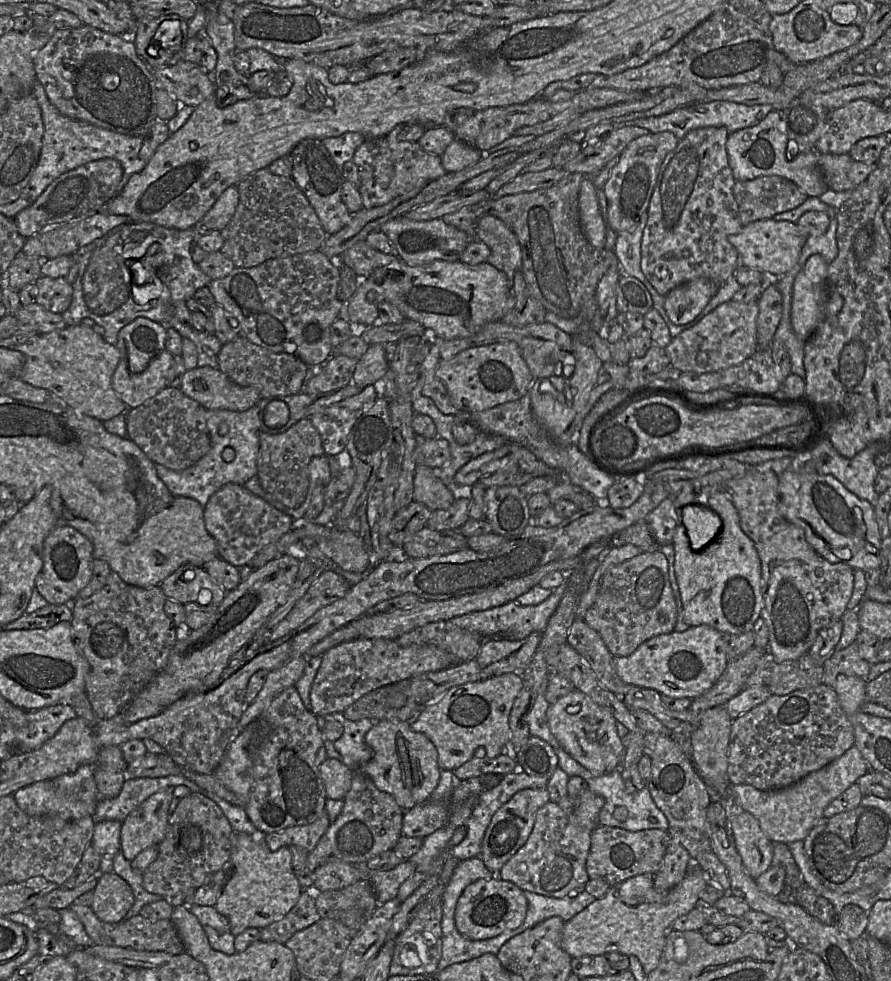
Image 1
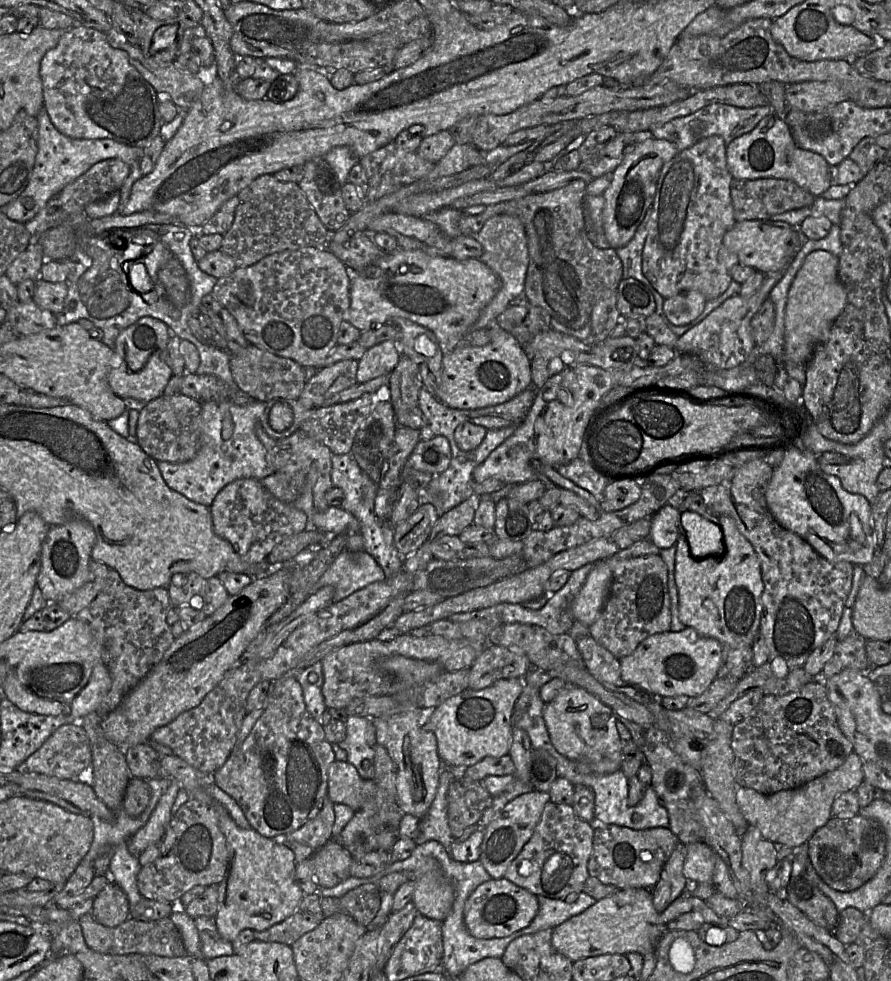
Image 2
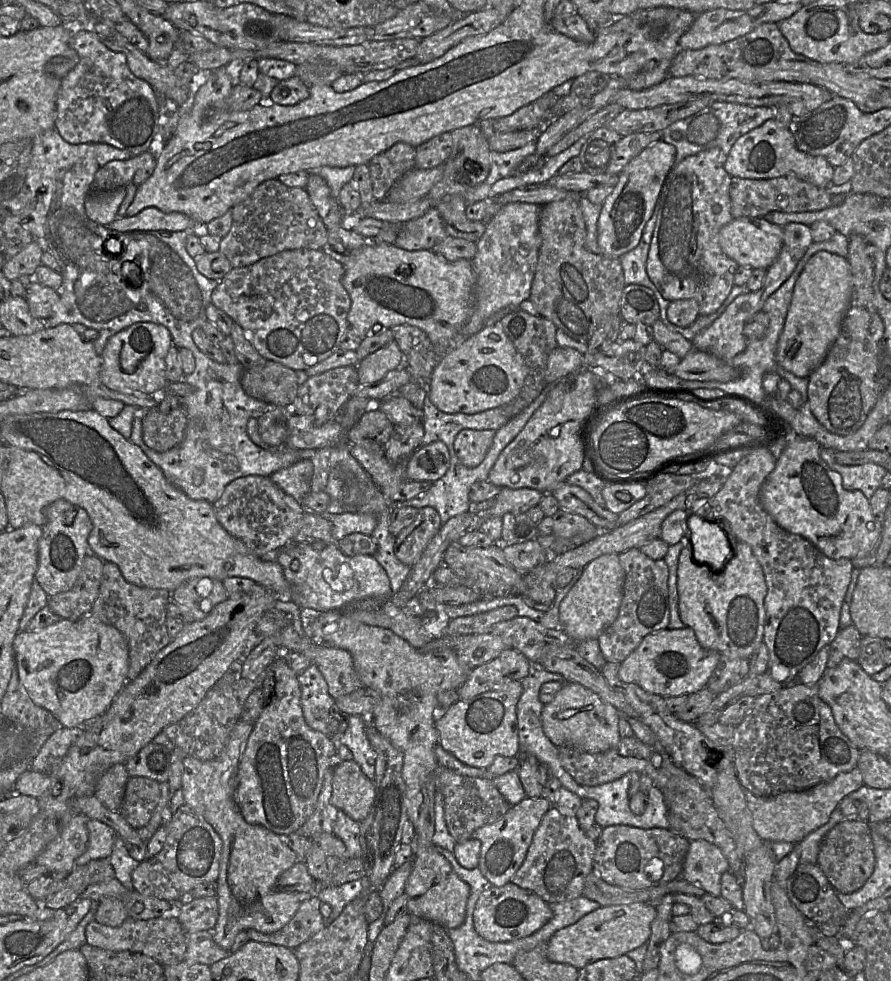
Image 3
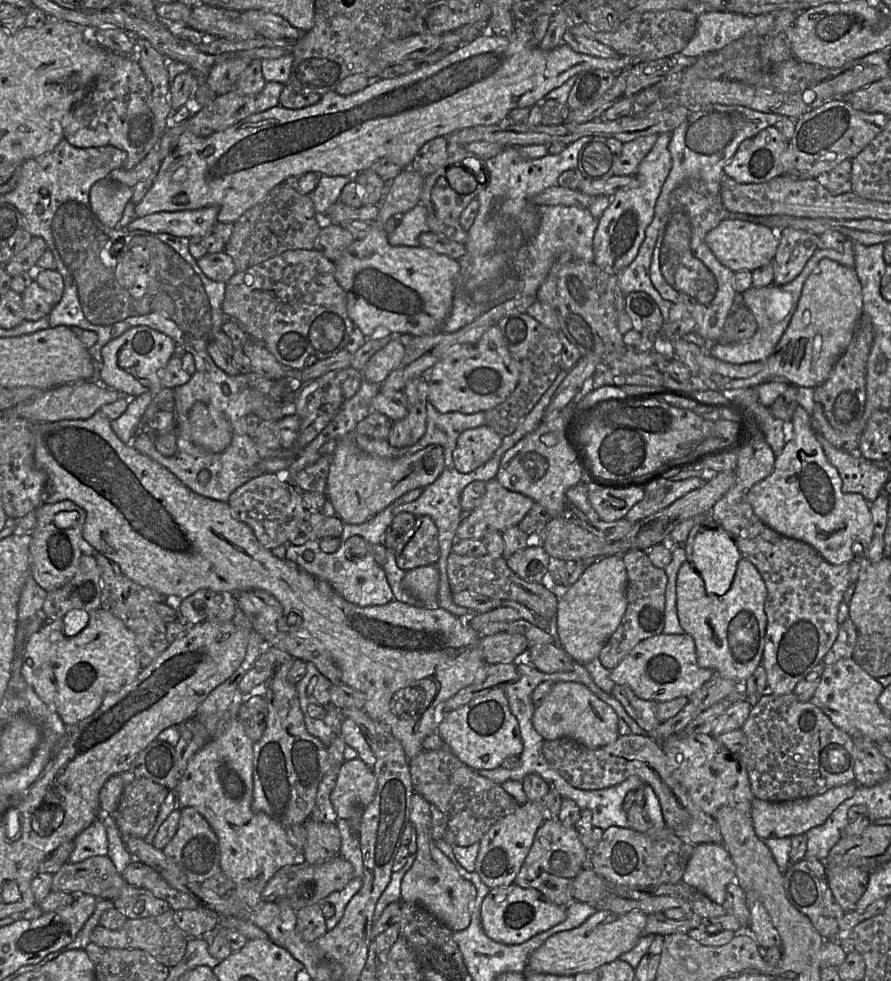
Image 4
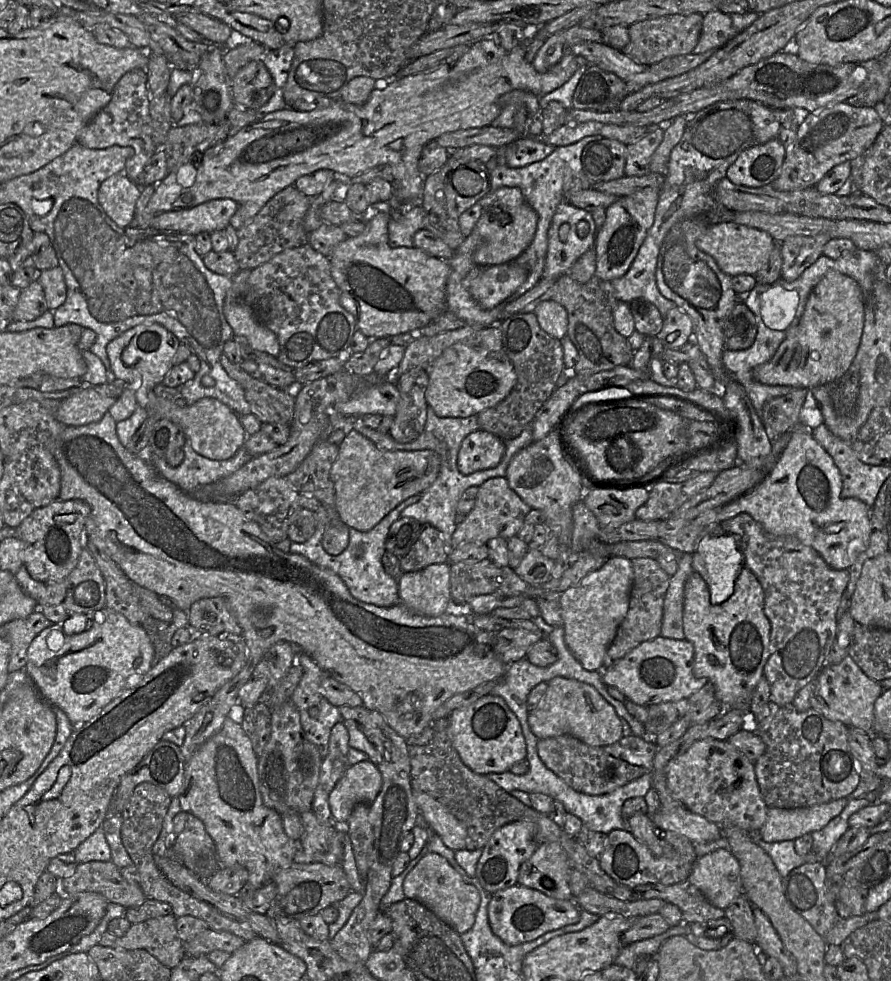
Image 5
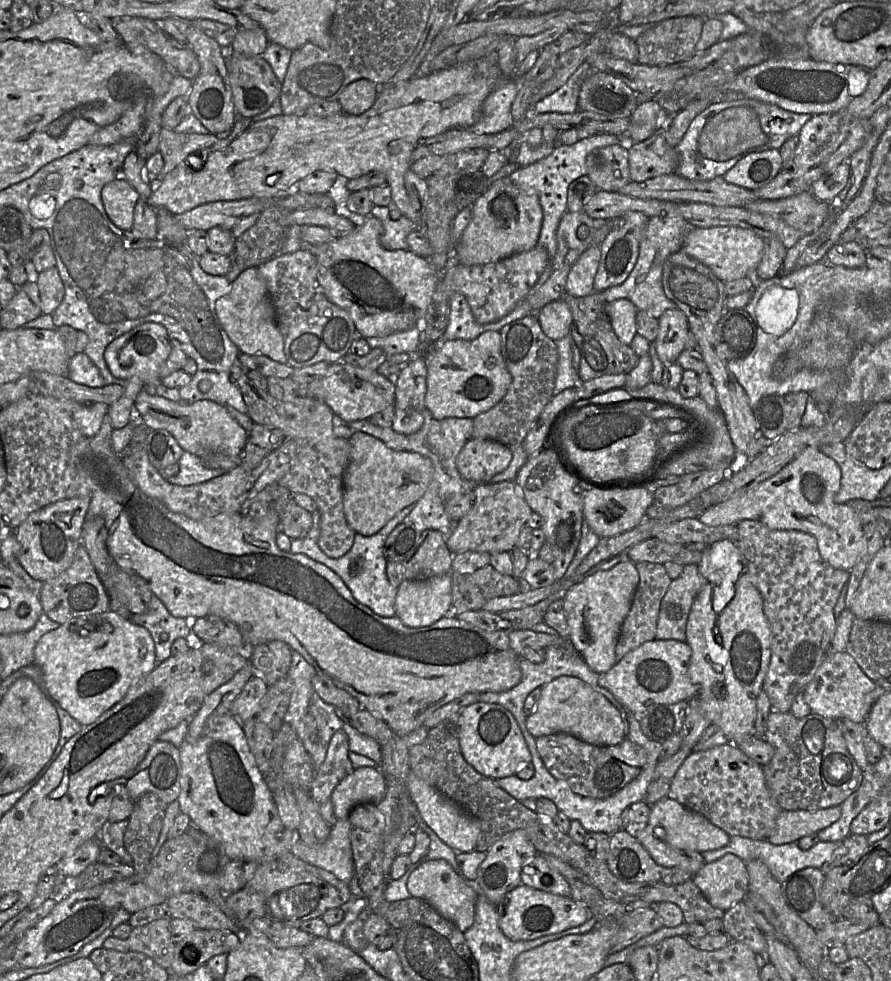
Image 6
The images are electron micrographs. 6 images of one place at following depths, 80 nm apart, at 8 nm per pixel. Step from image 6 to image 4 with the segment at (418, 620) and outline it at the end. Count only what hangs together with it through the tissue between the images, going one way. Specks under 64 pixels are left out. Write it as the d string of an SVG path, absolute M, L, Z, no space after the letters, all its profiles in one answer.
M436 565L421 566L406 571L403 588L426 608L437 608L440 574Z

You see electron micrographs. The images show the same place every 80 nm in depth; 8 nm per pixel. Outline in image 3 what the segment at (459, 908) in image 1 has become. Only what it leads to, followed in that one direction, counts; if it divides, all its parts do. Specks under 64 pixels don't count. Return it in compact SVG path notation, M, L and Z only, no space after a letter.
M509 882L500 887L491 886L480 894L473 912L473 925L475 931L487 941L508 942L535 933L552 915L549 904L541 897Z

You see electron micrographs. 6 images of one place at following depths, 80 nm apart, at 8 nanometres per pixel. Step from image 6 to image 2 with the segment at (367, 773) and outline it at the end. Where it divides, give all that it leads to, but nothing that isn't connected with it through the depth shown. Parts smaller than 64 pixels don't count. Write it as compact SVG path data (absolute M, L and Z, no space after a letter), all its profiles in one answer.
M335 760L328 769L327 795L334 804L349 806L354 812L362 805L362 783L355 766Z

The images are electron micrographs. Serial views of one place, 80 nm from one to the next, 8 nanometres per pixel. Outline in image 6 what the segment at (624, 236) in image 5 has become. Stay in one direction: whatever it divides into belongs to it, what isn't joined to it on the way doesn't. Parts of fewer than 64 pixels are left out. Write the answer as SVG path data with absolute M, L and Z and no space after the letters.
M637 211L627 212L600 245L601 257L594 279L594 291L602 292L622 284L633 270L639 255L642 233L649 217Z

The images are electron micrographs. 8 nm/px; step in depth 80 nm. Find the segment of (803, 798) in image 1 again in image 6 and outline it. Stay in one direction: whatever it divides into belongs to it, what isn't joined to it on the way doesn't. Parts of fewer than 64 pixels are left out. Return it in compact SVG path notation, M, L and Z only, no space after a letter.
M841 805L816 811L782 810L777 817L773 833L767 840L776 845L797 842L804 836L830 826L840 816Z

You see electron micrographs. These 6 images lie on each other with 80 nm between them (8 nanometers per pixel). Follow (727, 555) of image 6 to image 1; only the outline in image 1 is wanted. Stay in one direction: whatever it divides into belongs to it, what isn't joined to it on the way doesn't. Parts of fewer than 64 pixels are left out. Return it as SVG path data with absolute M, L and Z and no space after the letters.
M701 503L688 504L682 508L681 524L685 527L690 547L695 552L702 551L713 542L722 527L718 514Z

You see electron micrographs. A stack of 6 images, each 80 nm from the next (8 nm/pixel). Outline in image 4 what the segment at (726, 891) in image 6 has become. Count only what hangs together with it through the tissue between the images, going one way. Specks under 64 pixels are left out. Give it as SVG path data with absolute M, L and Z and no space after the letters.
M700 843L693 847L682 882L705 894L714 903L723 905L726 888L735 877L736 867L725 846Z

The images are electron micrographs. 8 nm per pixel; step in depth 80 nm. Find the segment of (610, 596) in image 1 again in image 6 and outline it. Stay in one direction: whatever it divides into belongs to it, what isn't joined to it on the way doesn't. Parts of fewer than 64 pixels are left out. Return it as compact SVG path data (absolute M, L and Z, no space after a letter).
M640 561L636 562L635 566L639 574L639 583L633 596L630 611L622 624L618 642L615 647L617 662L620 661L628 652L647 641L655 639L661 601L672 581L662 564Z

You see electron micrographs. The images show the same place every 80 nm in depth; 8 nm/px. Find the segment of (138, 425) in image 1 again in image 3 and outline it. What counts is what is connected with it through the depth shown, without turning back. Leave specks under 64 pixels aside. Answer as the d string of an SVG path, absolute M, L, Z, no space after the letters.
M179 405L171 412L161 413L158 407L143 411L142 419L142 438L144 443L156 452L167 452L179 445L184 437L187 428L187 414L183 406Z

